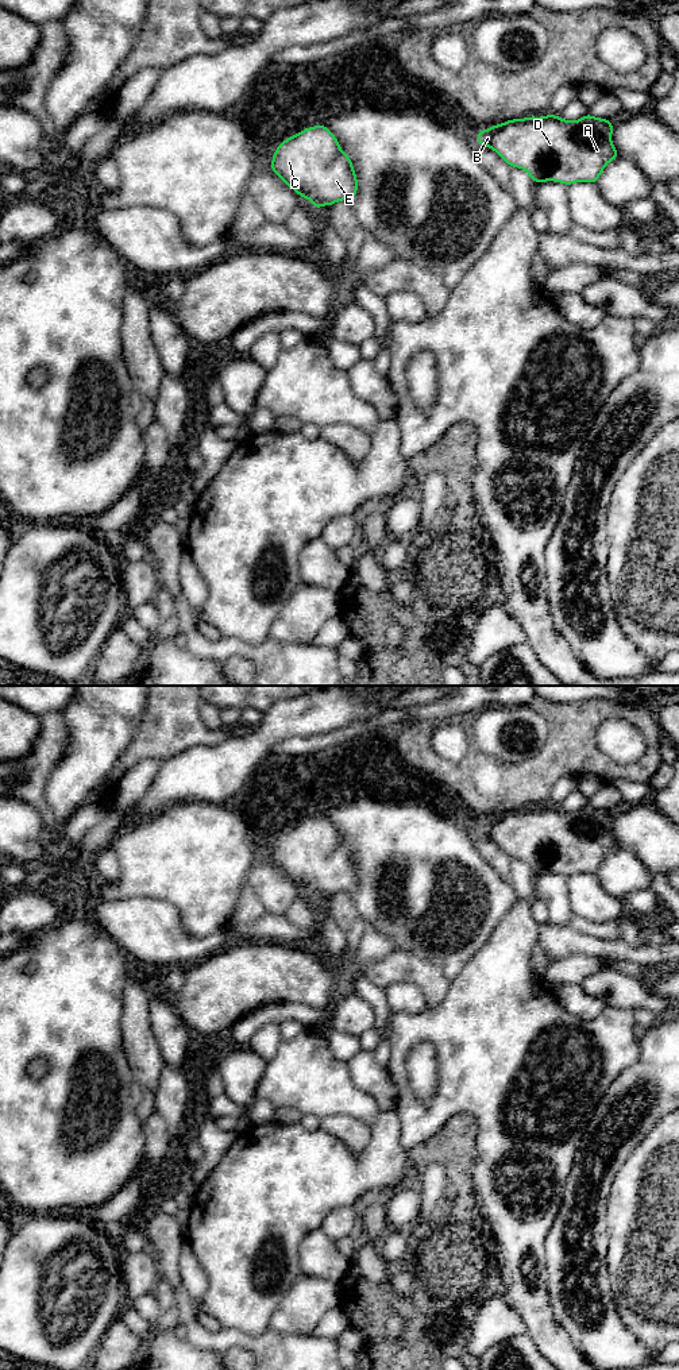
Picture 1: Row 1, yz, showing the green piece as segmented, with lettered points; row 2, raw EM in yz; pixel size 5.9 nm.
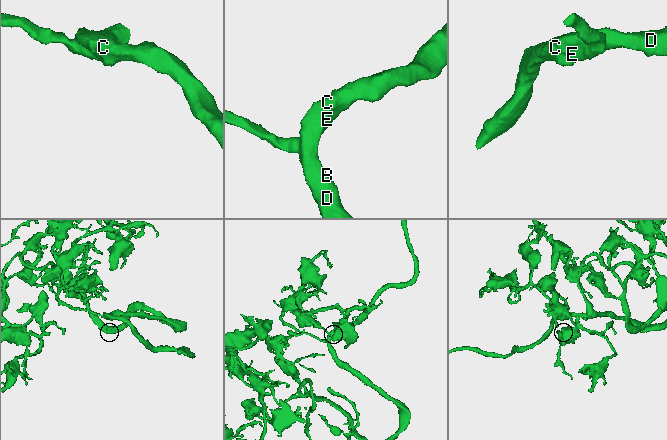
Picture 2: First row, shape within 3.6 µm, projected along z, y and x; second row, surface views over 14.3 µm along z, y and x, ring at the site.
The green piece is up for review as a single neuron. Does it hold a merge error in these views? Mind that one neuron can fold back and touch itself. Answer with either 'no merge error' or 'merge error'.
no merge error

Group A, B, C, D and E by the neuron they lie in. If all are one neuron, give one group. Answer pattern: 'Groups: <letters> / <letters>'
Groups: A B C D E

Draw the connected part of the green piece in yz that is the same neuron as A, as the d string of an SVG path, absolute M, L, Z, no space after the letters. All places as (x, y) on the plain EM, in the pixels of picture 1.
M587 804L575 813L558 806L529 807L479 822L477 834L524 860L535 875L595 875L605 857L621 848L612 834L613 819L609 810Z

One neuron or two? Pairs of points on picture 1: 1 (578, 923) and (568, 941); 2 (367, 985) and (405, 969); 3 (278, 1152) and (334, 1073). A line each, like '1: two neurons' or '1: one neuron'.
1: two neurons
2: two neurons
3: two neurons

